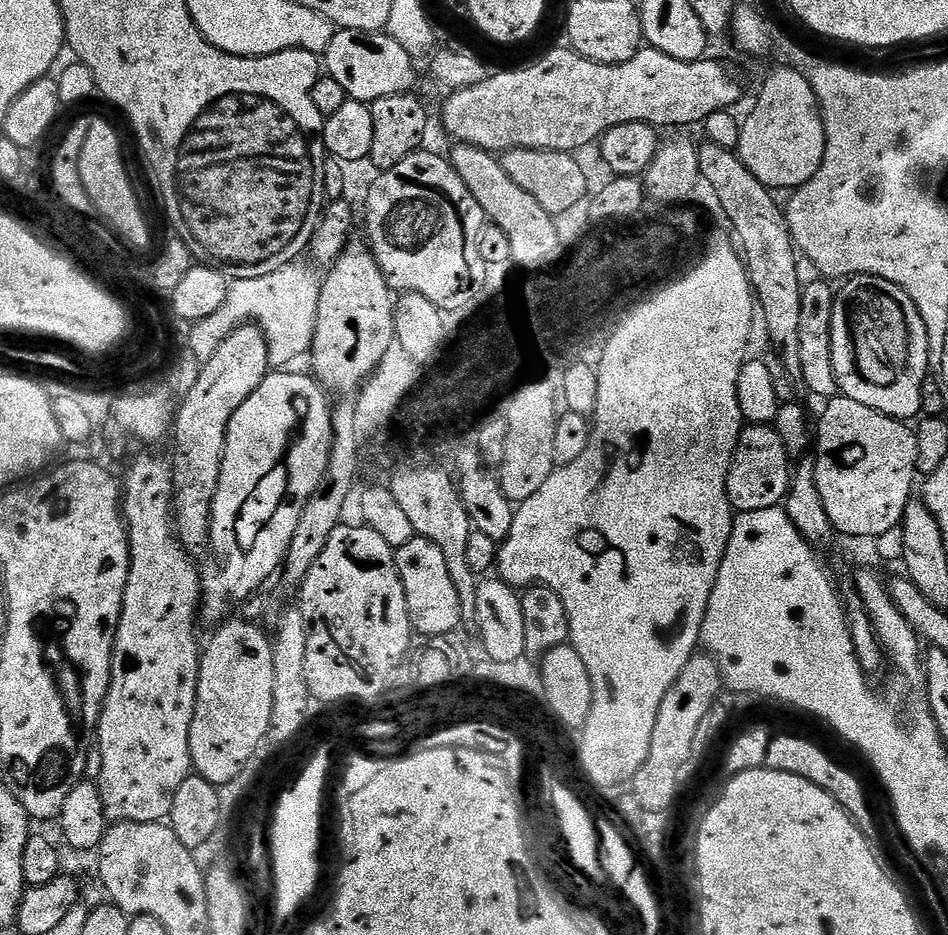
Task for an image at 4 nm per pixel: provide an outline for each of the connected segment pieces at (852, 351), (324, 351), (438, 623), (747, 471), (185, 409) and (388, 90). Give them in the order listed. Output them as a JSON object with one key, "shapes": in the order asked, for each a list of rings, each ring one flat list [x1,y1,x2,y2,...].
{"shapes":[[[853,276,845,279,836,292,834,314,832,315,832,357,834,358,834,374,838,378,838,386,843,395,854,398,854,402,862,402,862,406,870,406,870,410,878,410,895,420,912,422,921,415,922,386,930,376,930,353,928,351,928,331,922,322,922,314,914,306,912,299,898,286,886,282,877,276]],[[349,239,320,285,318,318,310,353,311,371,332,394,355,393,380,367,383,355,396,338,397,305,392,304,393,289,388,287,371,248,363,239,356,239]],[[413,535,405,539,404,544,395,549,396,569,402,578,402,586,406,590,406,606,410,614,410,622,417,633,421,632,421,637,429,636,452,636,456,627,461,627,460,603,458,602,458,590,454,590,454,581,450,579,450,570,446,567,446,557,442,555,442,550,434,546,426,538]],[[748,424,738,438,732,465,728,471,728,501,737,513,766,510,783,505,792,483,793,469,788,468,790,454,776,433,767,424]],[[251,323,244,324,234,331,216,347,214,354,203,361,200,377,190,392,179,401,174,412,174,432,176,428,176,453,170,456,172,465,172,487,174,489,174,523,181,544,189,550,195,550,209,543,210,517,212,515,212,499,218,490,220,467,226,446,226,430,230,426,230,418,258,386,270,374,268,363,268,343,260,327]],[[349,28,337,31,330,46,322,53,322,64,327,75,340,83,348,99,371,105,378,98,399,92,411,93,416,84,416,68,412,57,383,31,355,32]]]}

